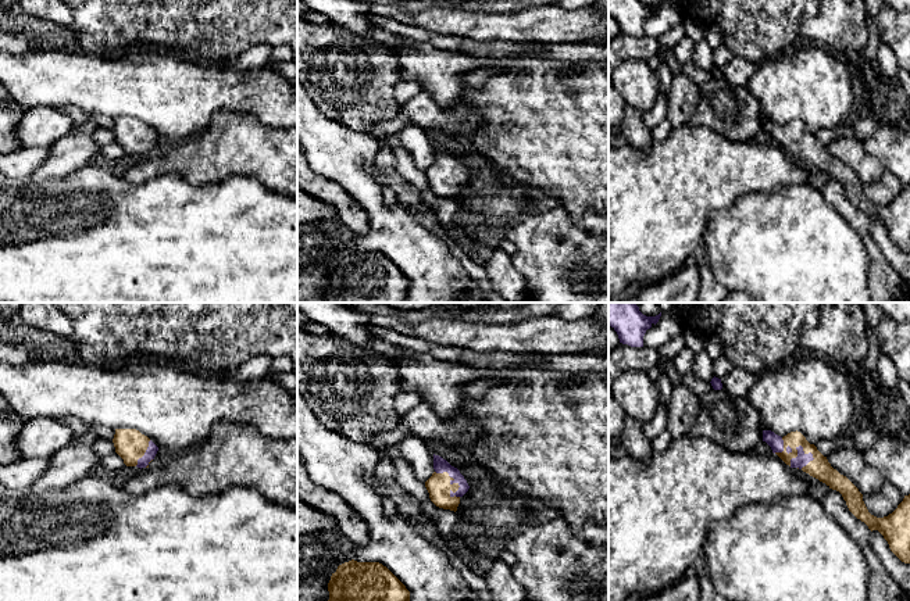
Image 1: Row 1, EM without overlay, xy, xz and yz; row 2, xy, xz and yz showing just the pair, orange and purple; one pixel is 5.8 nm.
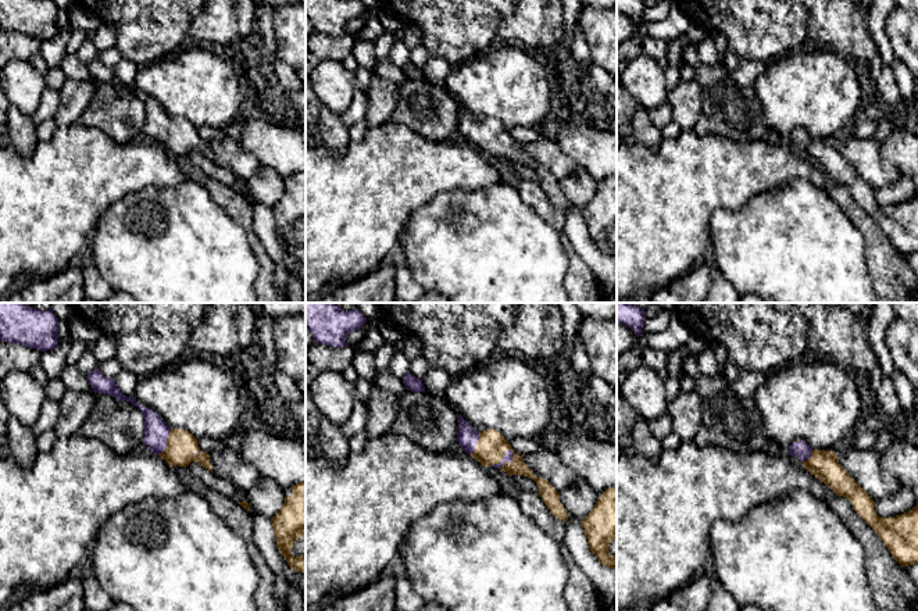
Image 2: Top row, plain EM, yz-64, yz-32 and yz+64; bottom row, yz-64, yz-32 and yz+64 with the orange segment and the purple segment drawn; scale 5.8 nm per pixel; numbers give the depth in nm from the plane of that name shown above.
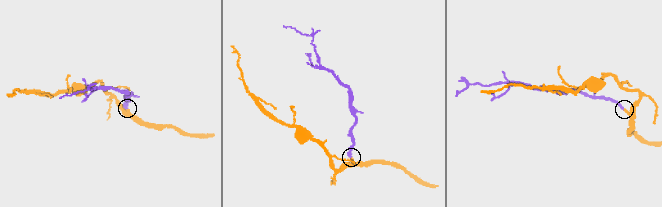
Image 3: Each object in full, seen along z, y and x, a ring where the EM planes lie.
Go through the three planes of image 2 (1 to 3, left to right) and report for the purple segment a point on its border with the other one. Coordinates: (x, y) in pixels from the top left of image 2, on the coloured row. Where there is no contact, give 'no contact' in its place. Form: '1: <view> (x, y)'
1: yz-64 (167, 442)
2: yz-32 (503, 456)
3: yz+64 (810, 457)

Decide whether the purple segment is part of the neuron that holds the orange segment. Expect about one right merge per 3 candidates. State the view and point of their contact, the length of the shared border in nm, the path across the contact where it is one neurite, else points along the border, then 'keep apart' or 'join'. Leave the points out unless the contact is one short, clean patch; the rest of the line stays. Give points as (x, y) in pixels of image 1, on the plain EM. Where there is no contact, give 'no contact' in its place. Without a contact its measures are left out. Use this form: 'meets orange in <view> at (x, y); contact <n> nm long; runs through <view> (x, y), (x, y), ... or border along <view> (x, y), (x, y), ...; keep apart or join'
meets orange in xz at (453, 168); contact 220 nm long; runs through xz (438, 175), (445, 175), (453, 168), (441, 154); join

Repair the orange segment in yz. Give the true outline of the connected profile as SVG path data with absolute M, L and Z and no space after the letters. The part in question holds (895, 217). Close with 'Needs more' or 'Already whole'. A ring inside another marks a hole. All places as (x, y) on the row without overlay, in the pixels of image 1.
M763 119L766 130L791 157L799 157L842 183L849 200L868 218L878 219L888 230L891 240L904 253L910 253L910 183L904 185L897 197L884 207L871 204L859 178L831 155L814 133L800 121L791 121L781 126L771 119Z. Needs more

